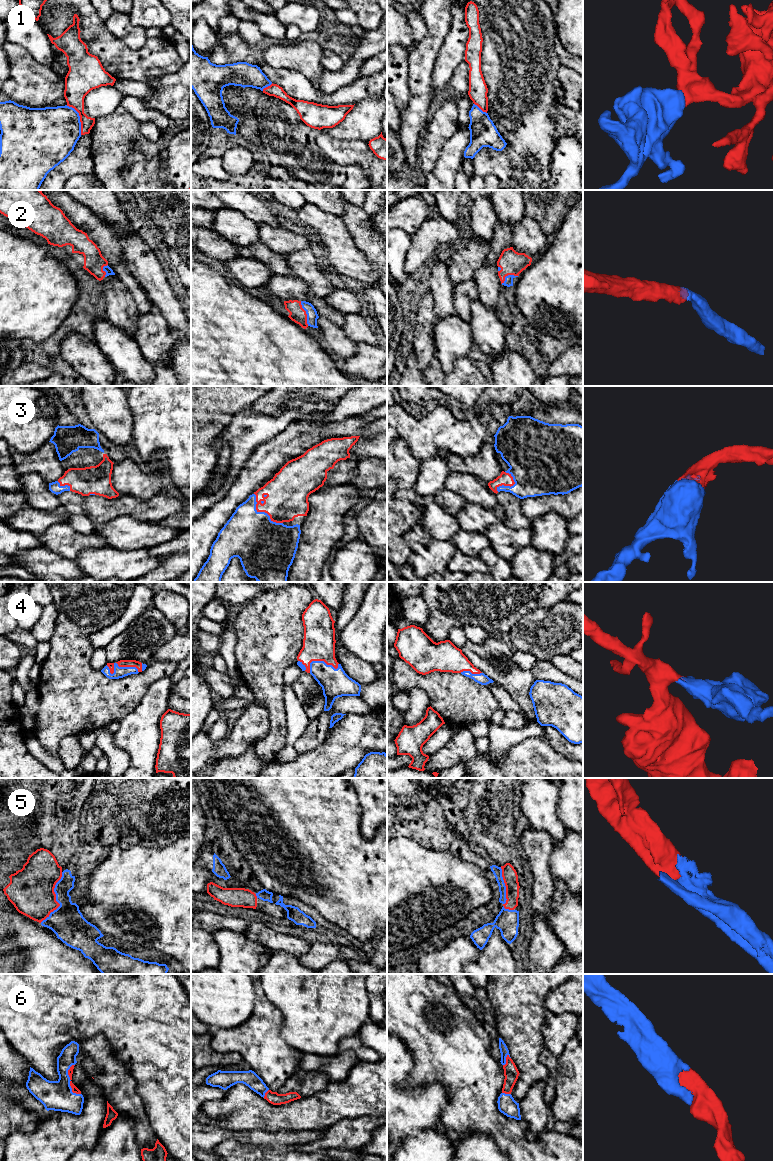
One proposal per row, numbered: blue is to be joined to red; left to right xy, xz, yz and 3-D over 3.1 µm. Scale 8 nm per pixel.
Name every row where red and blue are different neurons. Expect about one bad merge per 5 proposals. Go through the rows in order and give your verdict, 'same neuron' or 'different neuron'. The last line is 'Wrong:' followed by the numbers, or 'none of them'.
1: different neuron
2: same neuron
3: same neuron
4: same neuron
5: same neuron
6: same neuron
Wrong: 1

